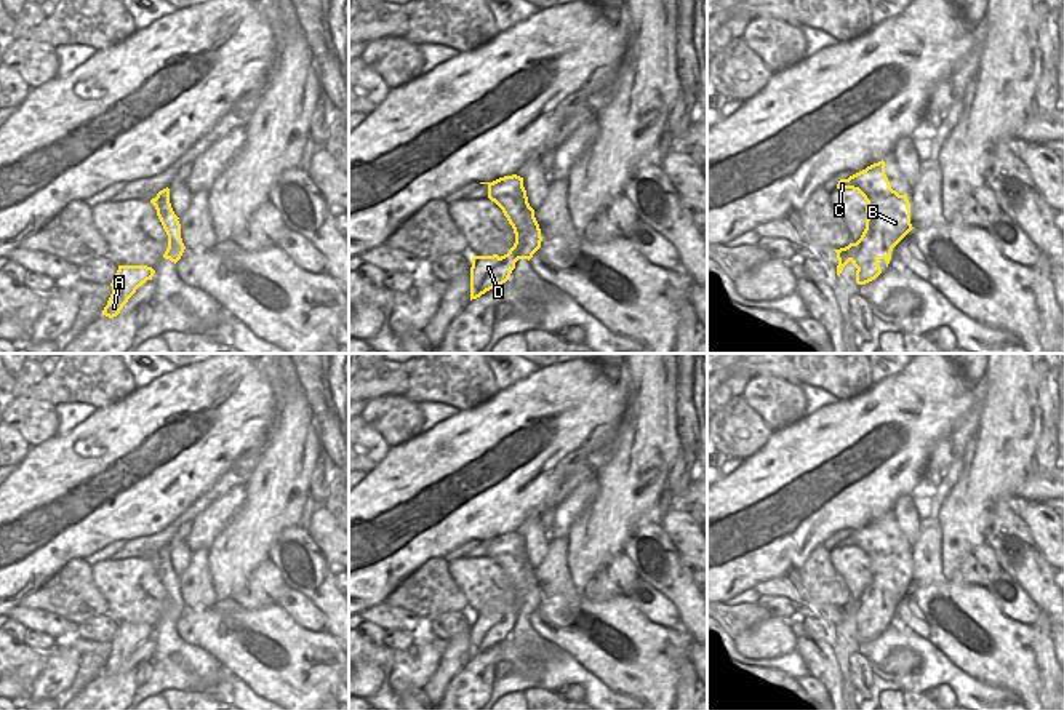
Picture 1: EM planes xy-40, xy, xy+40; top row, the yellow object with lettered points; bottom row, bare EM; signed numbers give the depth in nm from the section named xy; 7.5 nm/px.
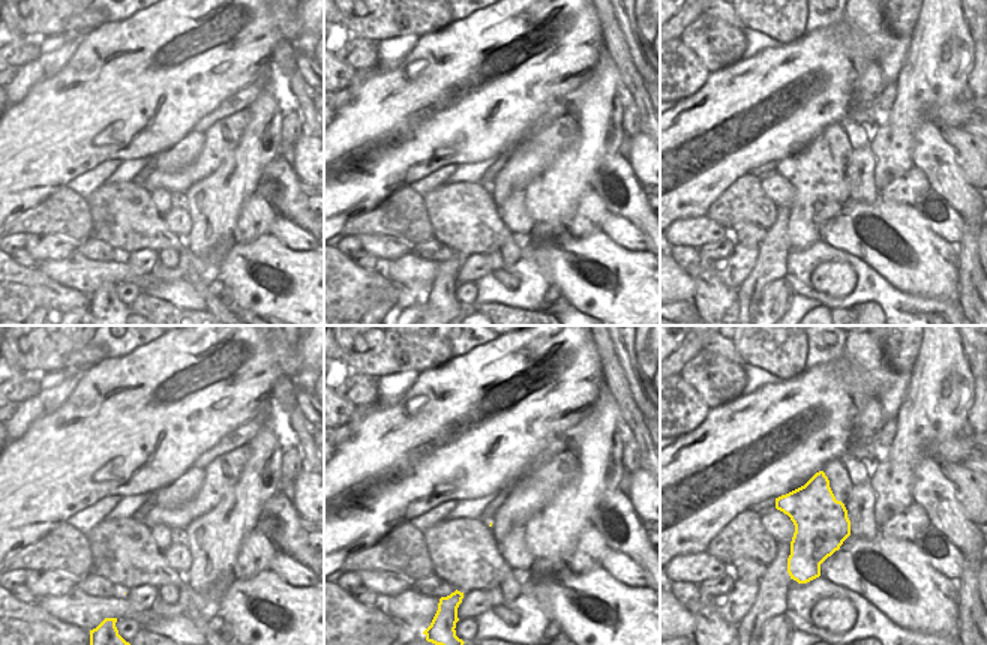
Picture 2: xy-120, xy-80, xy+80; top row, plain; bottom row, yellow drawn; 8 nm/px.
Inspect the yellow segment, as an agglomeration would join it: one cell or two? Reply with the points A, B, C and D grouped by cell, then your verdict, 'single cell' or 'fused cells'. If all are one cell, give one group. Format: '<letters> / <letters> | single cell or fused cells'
A B C D | single cell

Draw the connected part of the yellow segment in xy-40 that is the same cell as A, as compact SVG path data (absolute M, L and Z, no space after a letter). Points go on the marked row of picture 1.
M118 265L110 283L112 294L102 310L102 315L109 318L117 317L136 289L147 280L152 280L154 273L155 270L147 265Z

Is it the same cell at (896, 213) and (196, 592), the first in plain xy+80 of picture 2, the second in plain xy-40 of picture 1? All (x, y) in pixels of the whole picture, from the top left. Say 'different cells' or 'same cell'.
different cells

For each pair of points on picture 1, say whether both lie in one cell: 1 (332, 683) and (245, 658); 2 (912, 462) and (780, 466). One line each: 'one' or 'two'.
1: one
2: one

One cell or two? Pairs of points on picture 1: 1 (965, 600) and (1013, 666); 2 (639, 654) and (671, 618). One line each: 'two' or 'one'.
1: one
2: two

